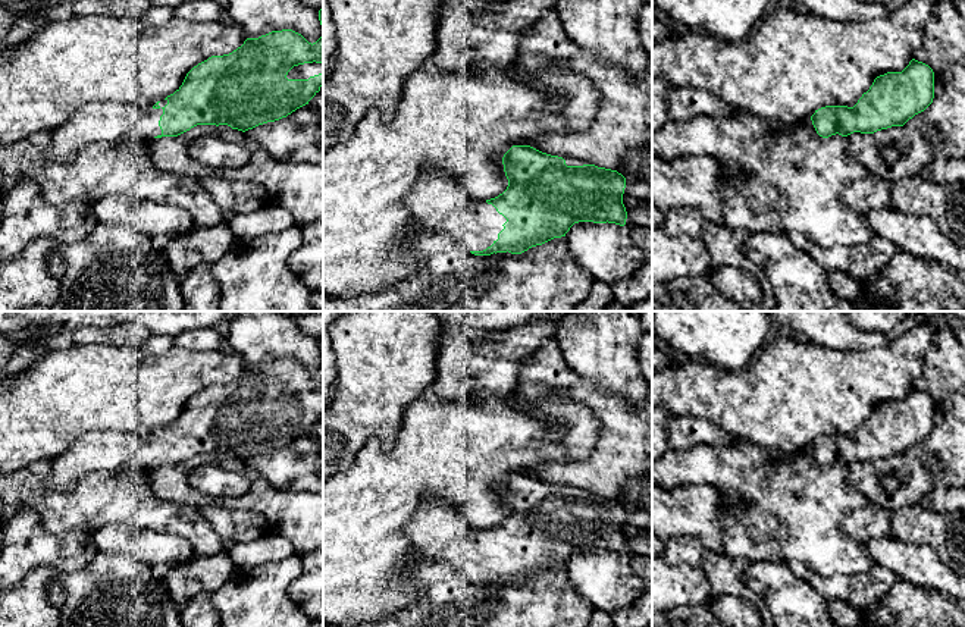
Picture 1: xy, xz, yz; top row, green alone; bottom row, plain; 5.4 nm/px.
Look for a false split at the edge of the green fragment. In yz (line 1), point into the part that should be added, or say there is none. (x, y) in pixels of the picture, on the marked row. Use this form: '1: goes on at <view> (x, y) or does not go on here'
1: does not go on here

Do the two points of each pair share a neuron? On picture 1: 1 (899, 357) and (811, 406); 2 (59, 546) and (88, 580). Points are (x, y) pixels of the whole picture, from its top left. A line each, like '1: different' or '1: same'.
1: same
2: different

